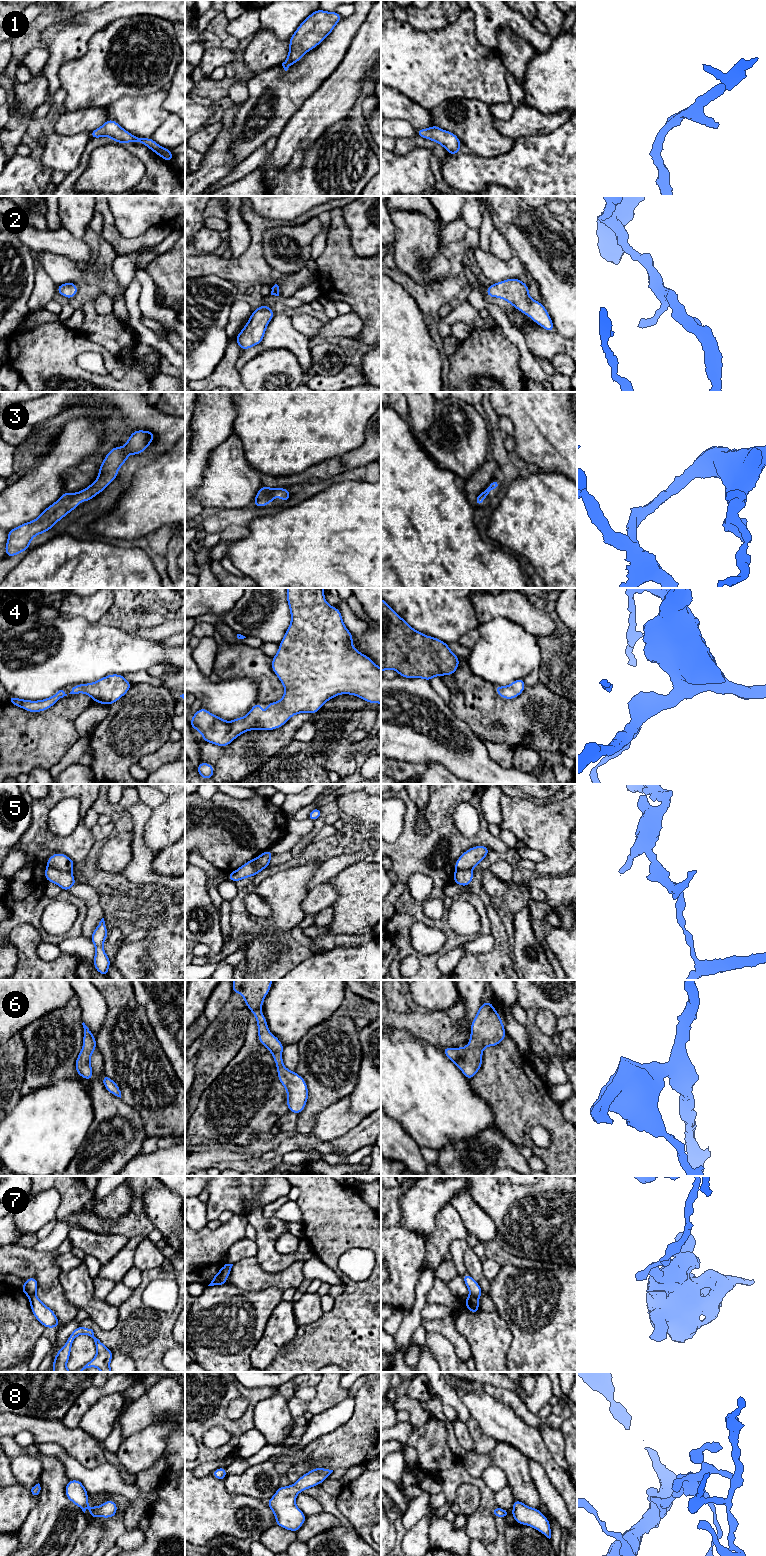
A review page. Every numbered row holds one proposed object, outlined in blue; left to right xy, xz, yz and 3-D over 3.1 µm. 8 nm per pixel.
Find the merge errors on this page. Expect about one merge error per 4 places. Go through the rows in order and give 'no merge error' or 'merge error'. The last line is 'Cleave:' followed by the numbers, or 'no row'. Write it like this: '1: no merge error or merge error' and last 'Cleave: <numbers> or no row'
1: no merge error
2: no merge error
3: no merge error
4: no merge error
5: merge error
6: no merge error
7: merge error
8: no merge error
Cleave: 5, 7

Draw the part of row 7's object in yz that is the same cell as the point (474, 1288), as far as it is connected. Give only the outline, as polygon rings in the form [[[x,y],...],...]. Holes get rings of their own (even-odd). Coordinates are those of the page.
[[[466,1273],[462,1279],[469,1289],[470,1294],[479,1299],[482,1296],[482,1289],[480,1285],[470,1276],[469,1273]]]

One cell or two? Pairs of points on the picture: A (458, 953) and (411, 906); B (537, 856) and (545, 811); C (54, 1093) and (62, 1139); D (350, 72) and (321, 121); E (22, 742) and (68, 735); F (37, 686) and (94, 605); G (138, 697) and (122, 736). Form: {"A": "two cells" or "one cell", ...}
{"A": "two cells", "B": "two cells", "C": "one cell", "D": "one cell", "E": "one cell", "F": "two cells", "G": "one cell"}

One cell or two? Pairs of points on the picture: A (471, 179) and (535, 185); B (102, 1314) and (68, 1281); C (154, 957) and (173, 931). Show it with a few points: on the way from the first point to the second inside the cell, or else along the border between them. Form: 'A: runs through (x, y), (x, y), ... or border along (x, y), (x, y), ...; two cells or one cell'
A: runs through (487, 176), (519, 176); one cell
B: runs through (94, 1307), (76, 1289); one cell
C: runs through (160, 951), (173, 937); one cell

